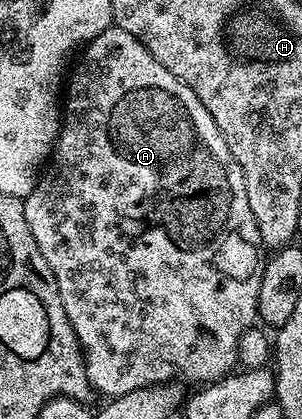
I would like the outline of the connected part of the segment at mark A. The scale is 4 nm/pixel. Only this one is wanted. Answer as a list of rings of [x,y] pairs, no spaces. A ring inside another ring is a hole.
[[[115,24],[108,26],[106,32],[83,47],[79,58],[76,71],[74,66],[66,82],[60,134],[56,137],[50,161],[23,203],[26,224],[30,224],[34,244],[38,244],[38,252],[42,252],[46,264],[50,264],[50,272],[54,272],[70,328],[74,328],[80,341],[88,379],[95,391],[105,394],[104,398],[108,400],[147,386],[160,386],[163,382],[219,382],[237,369],[238,340],[242,340],[242,332],[257,321],[258,288],[266,261],[265,255],[260,255],[262,243],[258,220],[254,220],[250,200],[246,200],[242,168],[238,160],[234,160],[234,152],[230,152],[218,124],[214,124],[214,116],[206,112],[206,104],[202,104],[202,100],[198,100],[198,96],[194,96],[191,88],[178,80],[174,72],[166,72],[166,68],[162,68],[162,64],[158,64],[148,49],[130,36],[130,32]]]

